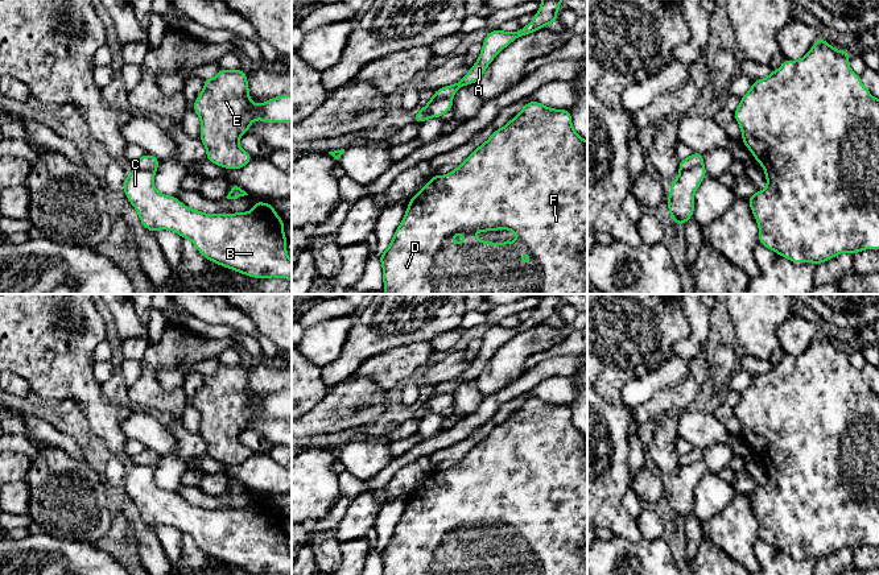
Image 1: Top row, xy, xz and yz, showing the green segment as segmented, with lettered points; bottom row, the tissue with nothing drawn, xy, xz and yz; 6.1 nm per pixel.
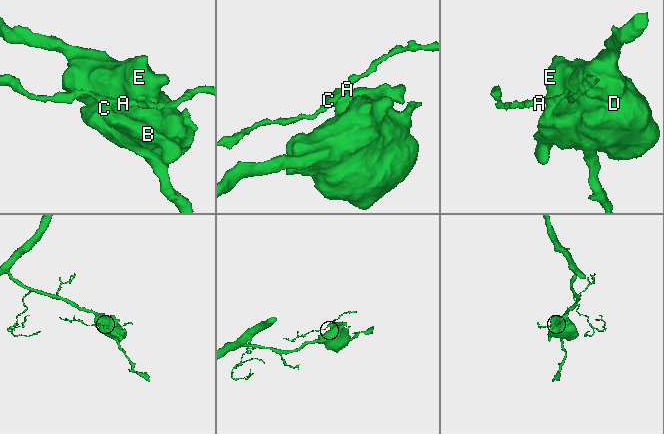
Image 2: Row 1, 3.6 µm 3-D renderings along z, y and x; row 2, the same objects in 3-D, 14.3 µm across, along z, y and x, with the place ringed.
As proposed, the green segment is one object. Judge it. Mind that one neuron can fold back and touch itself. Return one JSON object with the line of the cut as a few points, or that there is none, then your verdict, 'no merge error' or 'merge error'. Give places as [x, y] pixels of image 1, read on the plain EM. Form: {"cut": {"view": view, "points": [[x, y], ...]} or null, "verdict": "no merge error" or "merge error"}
{"cut": {"view": "yz", "points": [[702, 460], [684, 464], [680, 468]]}, "verdict": "merge error"}

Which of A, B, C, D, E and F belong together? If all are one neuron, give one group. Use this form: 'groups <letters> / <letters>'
groups A / B C D E F

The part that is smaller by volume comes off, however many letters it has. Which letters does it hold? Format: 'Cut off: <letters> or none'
Cut off: A

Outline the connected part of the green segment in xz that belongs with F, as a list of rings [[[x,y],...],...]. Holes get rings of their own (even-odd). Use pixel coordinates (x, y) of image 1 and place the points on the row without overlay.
[[[531,396],[525,398],[523,405],[511,414],[503,423],[495,425],[486,438],[479,440],[458,463],[451,468],[443,471],[434,471],[426,477],[426,480],[409,495],[405,510],[393,529],[389,542],[379,551],[383,563],[383,575],[587,575],[587,437],[583,435],[573,423],[570,405],[549,404],[538,397]],[[509,525],[516,530],[516,538],[503,537],[482,537],[480,534],[471,533],[472,528],[486,528]],[[454,530],[462,530],[467,533],[466,538],[449,537],[447,534]]]

